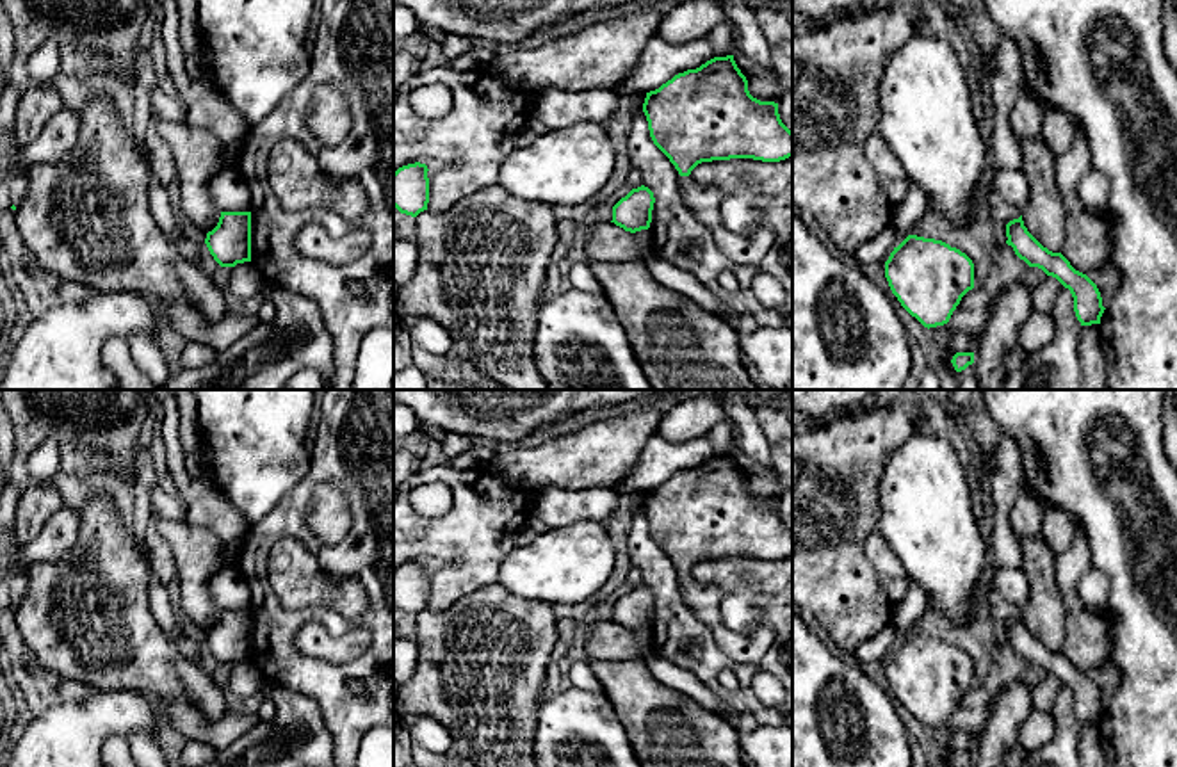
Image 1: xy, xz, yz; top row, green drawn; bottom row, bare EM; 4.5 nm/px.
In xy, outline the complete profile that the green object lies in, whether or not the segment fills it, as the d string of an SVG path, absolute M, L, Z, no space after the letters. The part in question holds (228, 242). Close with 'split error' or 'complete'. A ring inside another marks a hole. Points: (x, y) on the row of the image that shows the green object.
M221 212L205 244L221 267L251 262L251 212Z; complete

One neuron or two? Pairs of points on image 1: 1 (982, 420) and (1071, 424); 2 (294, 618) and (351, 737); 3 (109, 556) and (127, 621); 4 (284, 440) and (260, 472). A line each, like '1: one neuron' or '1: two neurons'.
1: two neurons
2: one neuron
3: one neuron
4: one neuron

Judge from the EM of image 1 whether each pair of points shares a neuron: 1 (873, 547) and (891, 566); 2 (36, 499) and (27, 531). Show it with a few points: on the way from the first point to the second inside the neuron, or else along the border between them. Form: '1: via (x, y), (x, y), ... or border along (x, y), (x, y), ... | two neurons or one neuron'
1: via (878, 552), (885, 561) | one neuron
2: via (36, 506), (29, 524) | one neuron

